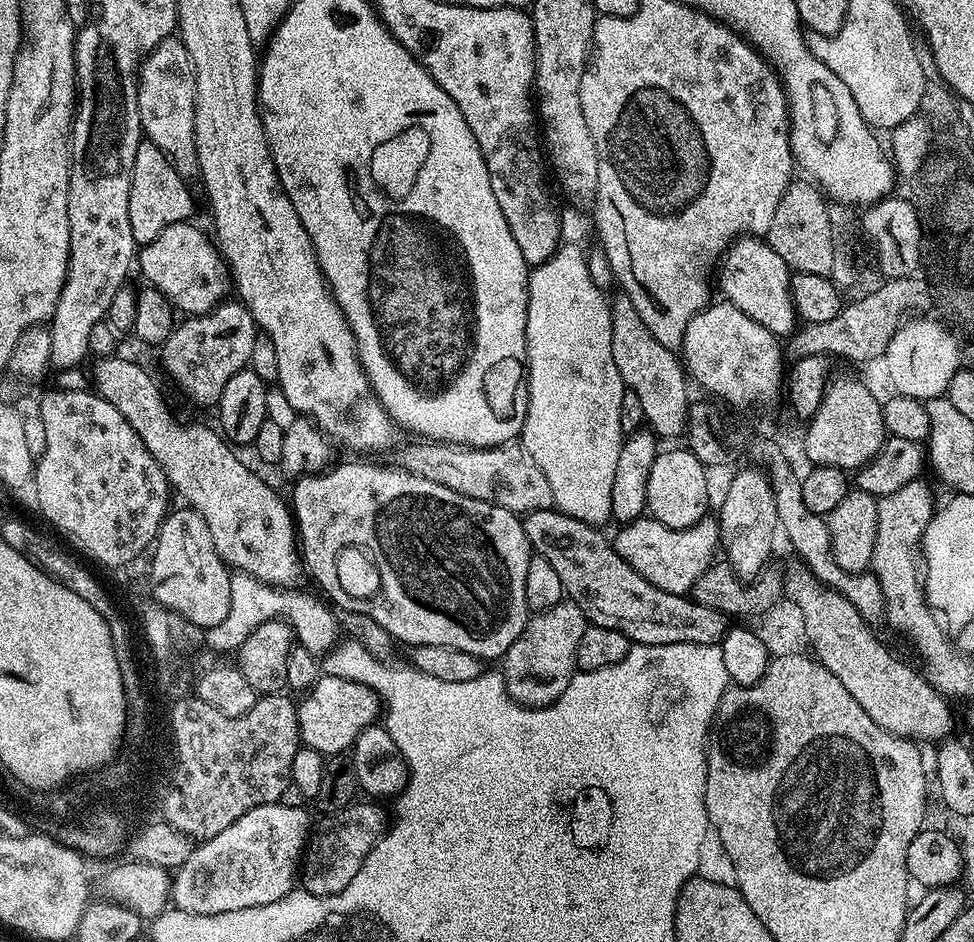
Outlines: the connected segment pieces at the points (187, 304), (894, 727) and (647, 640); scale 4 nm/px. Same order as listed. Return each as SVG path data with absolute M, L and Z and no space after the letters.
M181 222L166 226L158 238L154 238L148 244L143 245L138 252L138 268L145 276L151 287L157 288L171 302L177 313L188 316L205 316L212 311L217 304L221 303L230 292L230 273L228 266L220 254L219 247L214 243L213 237L208 236L200 228L195 228L192 222Z
M795 566L787 569L784 591L802 610L805 634L811 651L846 690L854 697L854 702L895 736L907 736L917 742L943 742L953 735L952 708L947 699L936 691L931 680L923 671L915 672L908 664L903 664L878 637L872 633L873 625L854 610L841 592L821 584L807 568Z
M557 508L532 511L522 520L524 533L529 547L546 558L558 573L564 593L569 601L574 602L582 611L589 625L602 626L603 629L616 630L629 640L629 643L640 645L716 645L724 639L730 627L729 617L718 610L702 606L694 598L670 594L661 587L654 586L638 574L628 562L616 552L613 543L601 533L595 525L570 518Z

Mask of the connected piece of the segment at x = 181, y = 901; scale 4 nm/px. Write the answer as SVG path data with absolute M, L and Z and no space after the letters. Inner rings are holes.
M282 803L263 804L247 811L210 839L195 845L192 852L173 875L171 901L186 913L218 914L231 910L257 908L280 901L286 893L293 891L298 876L300 861L312 828L305 807L288 807Z

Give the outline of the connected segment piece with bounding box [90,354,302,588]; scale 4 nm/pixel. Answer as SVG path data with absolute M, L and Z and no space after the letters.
M113 354L95 361L96 365L90 368L90 384L94 389L95 395L102 397L106 402L110 402L110 406L114 406L114 410L118 410L118 414L122 414L122 418L126 418L126 422L130 422L130 426L134 426L134 434L138 434L138 438L142 438L142 442L146 446L146 450L150 450L150 454L158 462L158 466L162 466L162 470L166 474L171 491L176 492L180 496L184 496L183 503L187 507L193 508L198 514L202 514L202 518L206 518L206 526L210 530L210 538L214 542L214 550L221 558L224 559L225 564L229 569L245 572L254 578L258 578L262 582L272 584L275 588L290 588L299 585L300 572L302 576L302 552L298 547L298 533L296 530L296 521L292 515L292 509L289 501L284 500L259 476L256 472L251 472L238 457L235 456L233 445L215 427L207 428L204 424L183 424L174 413L168 409L166 401L160 397L160 388L152 381L152 376L140 364L135 364L132 360L123 360L120 354Z

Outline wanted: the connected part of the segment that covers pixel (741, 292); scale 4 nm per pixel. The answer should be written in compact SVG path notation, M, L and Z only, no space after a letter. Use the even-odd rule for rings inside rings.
M742 236L733 240L719 261L718 276L719 272L718 292L724 295L721 297L727 303L738 306L742 314L754 318L758 326L766 326L766 330L773 332L777 338L787 338L796 332L798 317L792 304L793 273L761 237Z

